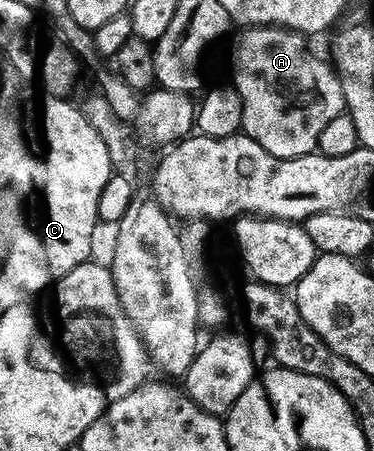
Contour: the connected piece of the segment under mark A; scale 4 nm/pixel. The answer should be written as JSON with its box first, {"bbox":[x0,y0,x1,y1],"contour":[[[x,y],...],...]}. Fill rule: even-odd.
{"bbox":[232,25,345,157],"contour":[[[257,25],[243,30],[232,53],[232,69],[236,72],[234,88],[244,103],[243,132],[262,143],[275,157],[301,157],[313,152],[320,144],[326,123],[334,115],[345,112],[344,88],[340,74],[316,53],[308,50],[305,34],[278,25]]]}

